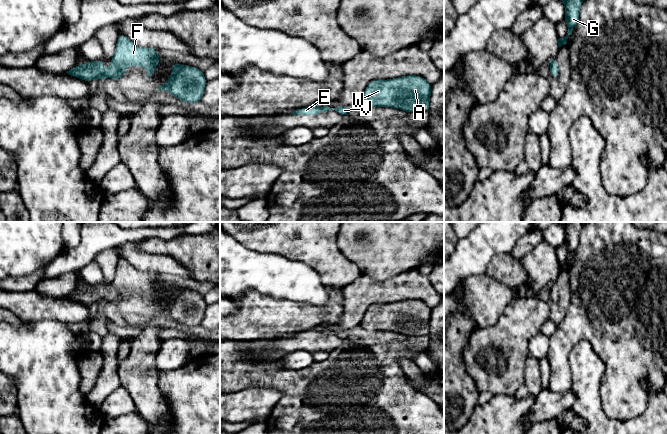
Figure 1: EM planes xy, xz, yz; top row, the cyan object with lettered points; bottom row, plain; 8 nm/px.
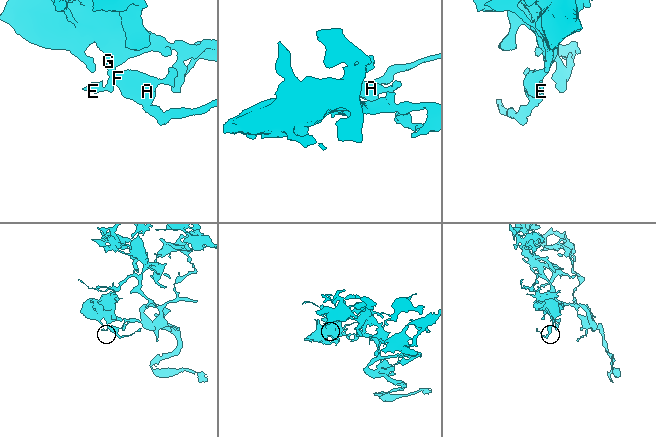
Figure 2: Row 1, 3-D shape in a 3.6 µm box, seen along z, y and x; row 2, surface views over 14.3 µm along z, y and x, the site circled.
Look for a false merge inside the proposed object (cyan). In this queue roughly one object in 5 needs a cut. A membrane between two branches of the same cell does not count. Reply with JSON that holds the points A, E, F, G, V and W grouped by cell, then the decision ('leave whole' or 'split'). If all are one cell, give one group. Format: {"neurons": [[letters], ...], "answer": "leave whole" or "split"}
{"neurons": [["A", "E", "F", "G", "V", "W"]], "answer": "leave whole"}

